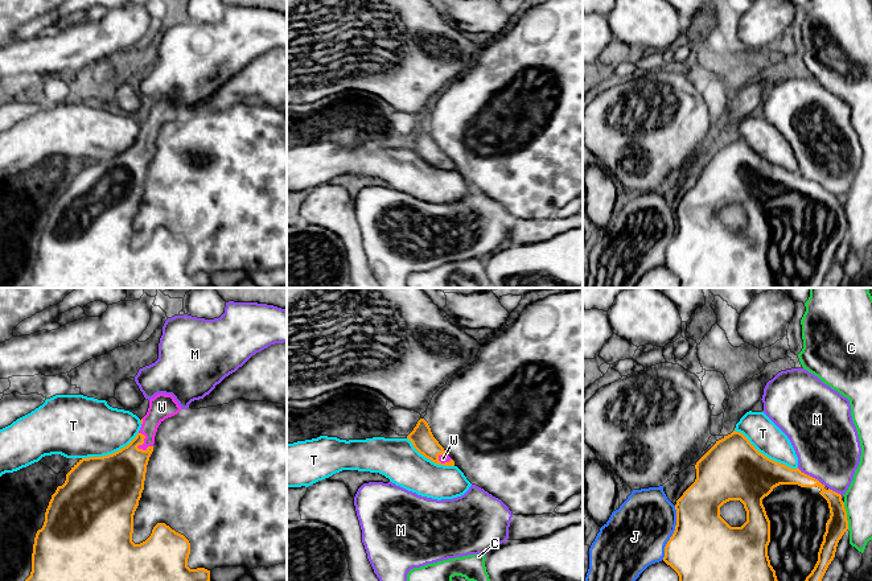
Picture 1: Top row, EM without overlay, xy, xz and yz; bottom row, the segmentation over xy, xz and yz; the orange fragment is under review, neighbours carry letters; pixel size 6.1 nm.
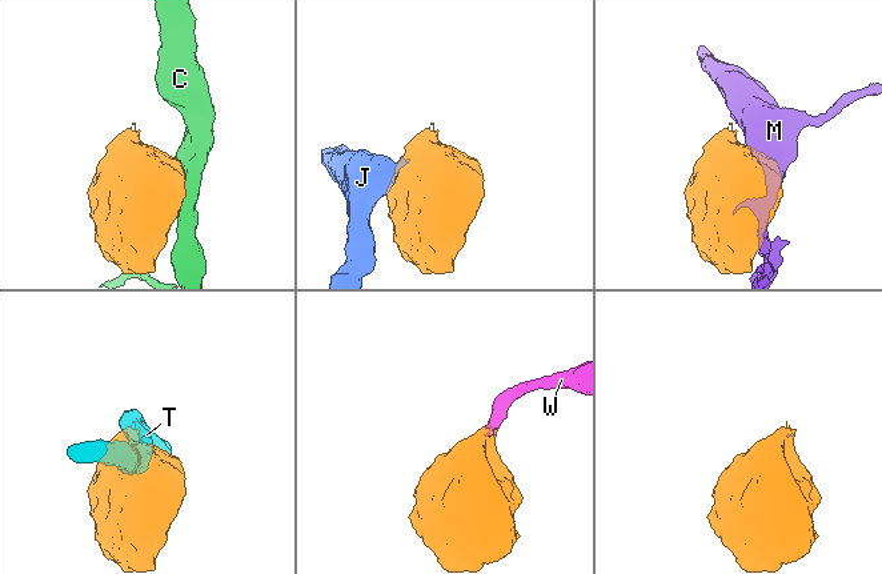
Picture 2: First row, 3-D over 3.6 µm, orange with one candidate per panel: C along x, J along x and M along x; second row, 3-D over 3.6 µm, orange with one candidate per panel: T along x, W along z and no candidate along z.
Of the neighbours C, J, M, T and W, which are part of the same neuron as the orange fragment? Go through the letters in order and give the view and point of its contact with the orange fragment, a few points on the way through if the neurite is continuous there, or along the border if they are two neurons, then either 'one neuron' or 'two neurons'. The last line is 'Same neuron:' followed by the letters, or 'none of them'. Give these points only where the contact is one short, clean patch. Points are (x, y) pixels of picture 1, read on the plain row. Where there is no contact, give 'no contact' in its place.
C: meets orange in yz at (846, 219); two neurons
J: meets orange in yz at (674, 237); border along yz (675, 210), (675, 234), (665, 251), (665, 260), (662, 263); two neurons
M: meets orange in yz at (811, 181); two neurons
T: meets orange in yz at (765, 160); two neurons
W: meets orange in xy at (139, 148); runs through xy (118, 182), (136, 159), (139, 148), (159, 114); one neuron
Same neuron: W

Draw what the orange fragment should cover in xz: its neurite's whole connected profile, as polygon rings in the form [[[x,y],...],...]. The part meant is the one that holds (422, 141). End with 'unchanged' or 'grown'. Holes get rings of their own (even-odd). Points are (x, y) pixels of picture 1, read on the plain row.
[[[420,123],[414,135],[407,140],[414,152],[437,169],[454,170],[454,165],[433,141],[428,127]]] | grown

